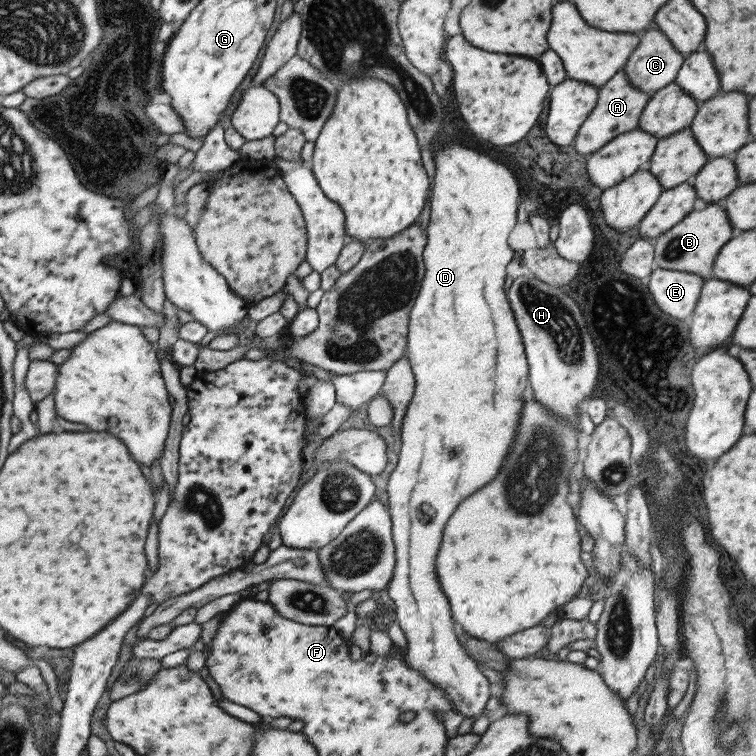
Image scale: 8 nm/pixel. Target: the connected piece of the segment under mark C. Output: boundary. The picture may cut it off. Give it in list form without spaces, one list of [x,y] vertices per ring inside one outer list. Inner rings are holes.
[[[647,30],[622,70],[633,89],[651,95],[674,82],[684,57],[662,32]]]

